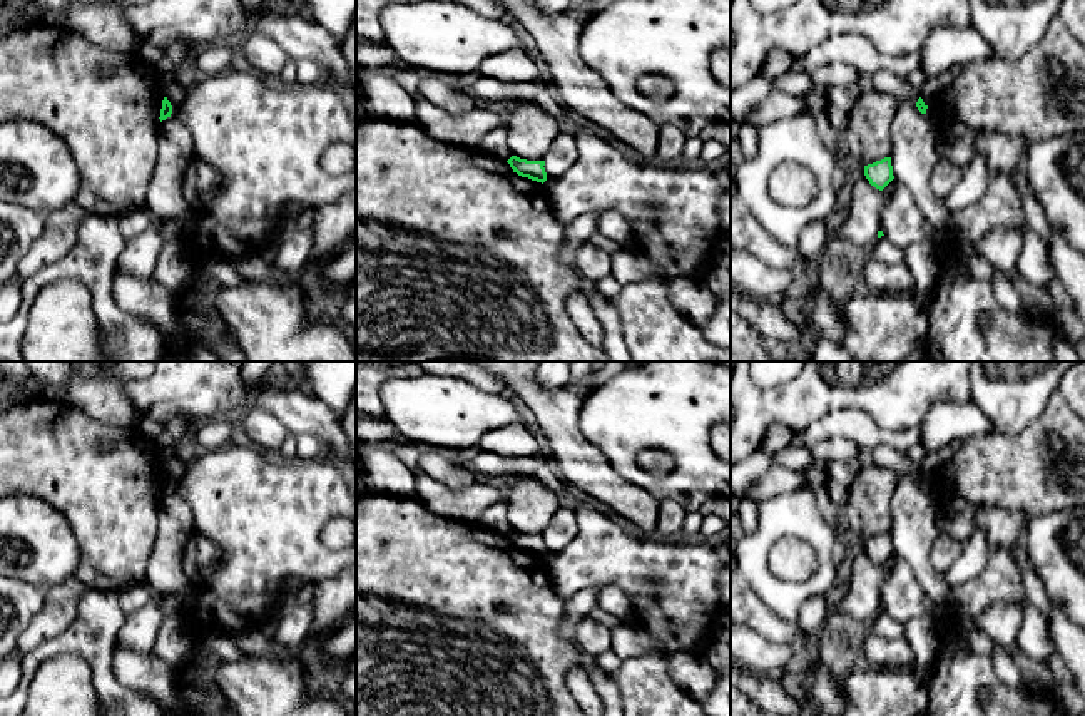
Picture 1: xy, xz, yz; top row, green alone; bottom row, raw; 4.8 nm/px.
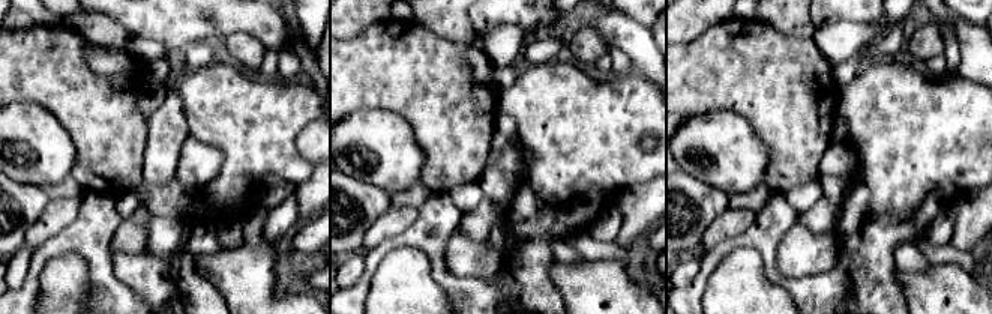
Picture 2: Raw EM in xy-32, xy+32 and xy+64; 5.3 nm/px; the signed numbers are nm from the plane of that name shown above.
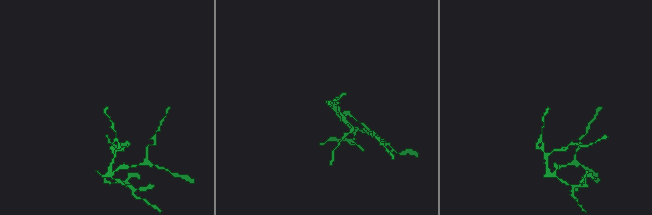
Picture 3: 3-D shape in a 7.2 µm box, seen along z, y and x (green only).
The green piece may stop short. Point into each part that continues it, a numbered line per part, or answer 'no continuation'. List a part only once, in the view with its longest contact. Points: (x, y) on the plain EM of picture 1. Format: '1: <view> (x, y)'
no continuation

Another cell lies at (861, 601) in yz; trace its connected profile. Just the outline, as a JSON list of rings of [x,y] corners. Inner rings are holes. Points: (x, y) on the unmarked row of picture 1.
[[[864,549],[853,555],[849,589],[833,611],[851,616],[861,622],[874,619],[881,587],[888,579],[891,564],[891,557],[883,565],[876,564]]]

